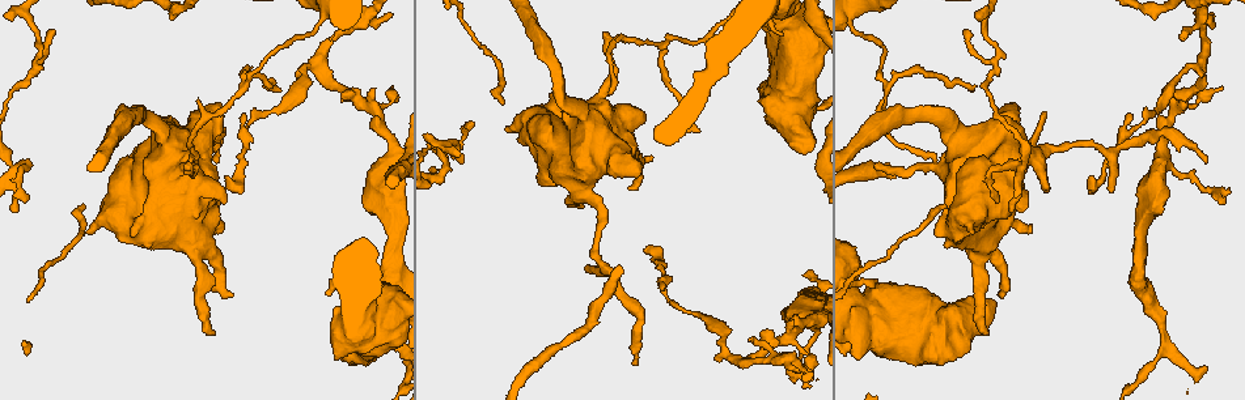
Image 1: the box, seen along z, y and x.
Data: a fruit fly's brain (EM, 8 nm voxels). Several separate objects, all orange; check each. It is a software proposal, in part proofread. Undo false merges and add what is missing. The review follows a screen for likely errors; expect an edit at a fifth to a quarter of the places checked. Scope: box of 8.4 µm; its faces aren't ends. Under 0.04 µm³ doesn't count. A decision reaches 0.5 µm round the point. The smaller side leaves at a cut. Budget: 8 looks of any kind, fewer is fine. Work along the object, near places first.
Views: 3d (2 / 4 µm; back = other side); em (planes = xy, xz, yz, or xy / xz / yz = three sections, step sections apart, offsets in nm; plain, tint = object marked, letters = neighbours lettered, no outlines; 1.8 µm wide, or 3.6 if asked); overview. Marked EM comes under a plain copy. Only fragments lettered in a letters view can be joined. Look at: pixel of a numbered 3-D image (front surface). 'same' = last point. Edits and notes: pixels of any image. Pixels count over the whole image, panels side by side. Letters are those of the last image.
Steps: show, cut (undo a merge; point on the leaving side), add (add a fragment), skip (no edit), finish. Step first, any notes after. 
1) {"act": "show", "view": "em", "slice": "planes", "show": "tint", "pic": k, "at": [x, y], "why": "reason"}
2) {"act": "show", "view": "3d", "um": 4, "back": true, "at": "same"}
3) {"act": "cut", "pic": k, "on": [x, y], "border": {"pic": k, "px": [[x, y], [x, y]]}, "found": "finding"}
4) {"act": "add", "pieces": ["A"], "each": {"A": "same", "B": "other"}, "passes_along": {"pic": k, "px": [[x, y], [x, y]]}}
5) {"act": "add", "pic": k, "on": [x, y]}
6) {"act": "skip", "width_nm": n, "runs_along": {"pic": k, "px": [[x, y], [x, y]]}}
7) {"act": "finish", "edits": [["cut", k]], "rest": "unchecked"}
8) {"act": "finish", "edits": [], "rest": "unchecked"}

{"act": "show", "view": "3d", "um": 4, "pic": 1, "at": [54, 29], "why": "thin end"}

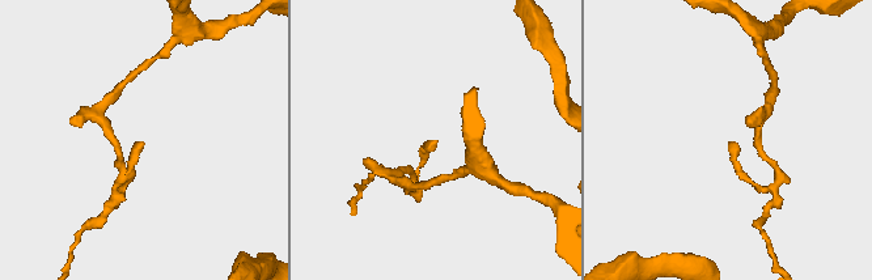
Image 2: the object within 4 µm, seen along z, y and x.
{"act": "show", "view": "em", "slice": "planes", "show": "letters", "pic": 2, "at": [730, 141], "why": "shape alone is not enough"}

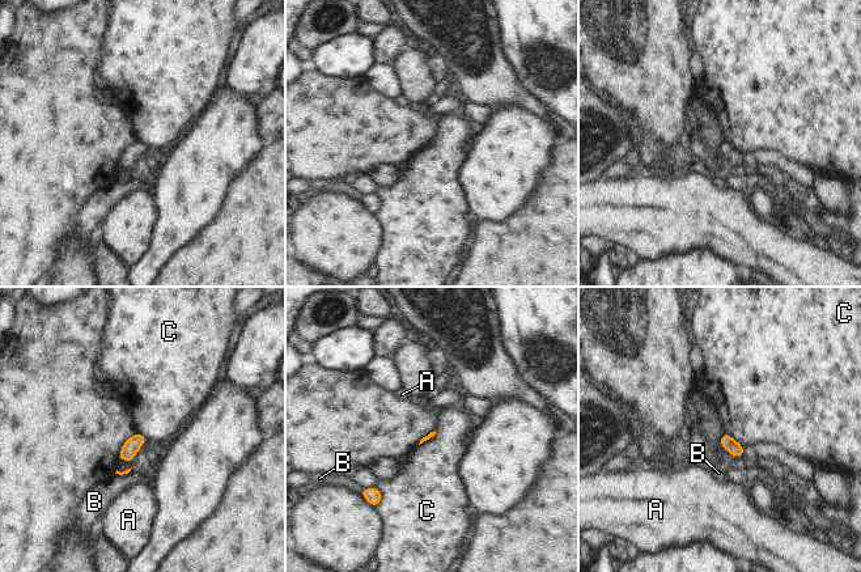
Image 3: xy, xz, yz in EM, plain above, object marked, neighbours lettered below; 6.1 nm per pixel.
{"act": "skip", "each": {"A": "other", "B": "other", "C": "other"}, "border": {"pic": 3, "px": [[376, 486], [381, 494], [378, 505]]}, "found": "none of them fits"}

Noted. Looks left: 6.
{"act": "show", "view": "em", "slice": "planes", "show": "letters", "pic": 1, "at": [627, 188], "why": "branch stops here"}

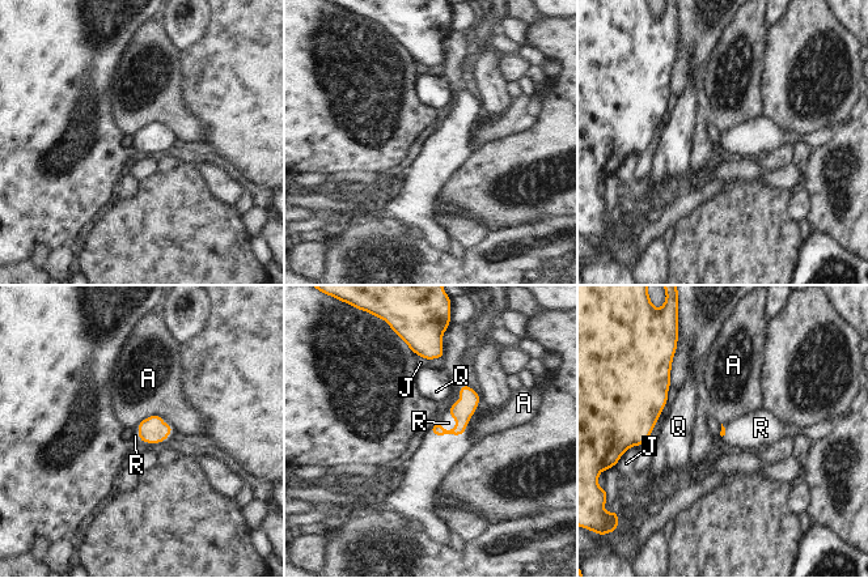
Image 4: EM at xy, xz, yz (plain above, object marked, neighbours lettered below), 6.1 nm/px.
{"act": "add", "pieces": ["R"], "each": {"A": "other", "J": "other", "Q": "other", "R": "same"}, "passes_along": {"pic": 4, "px": [[461, 411], [451, 409], [448, 423]]}, "found": "it goes on there"}

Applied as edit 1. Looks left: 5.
{"act": "finish", "edits": [["add", 4]], "rest": "unchecked"}

